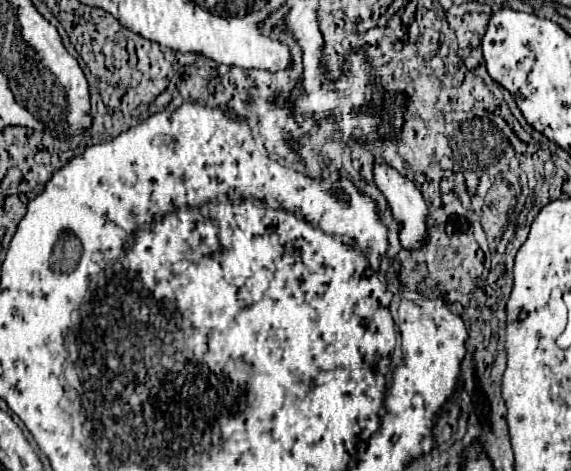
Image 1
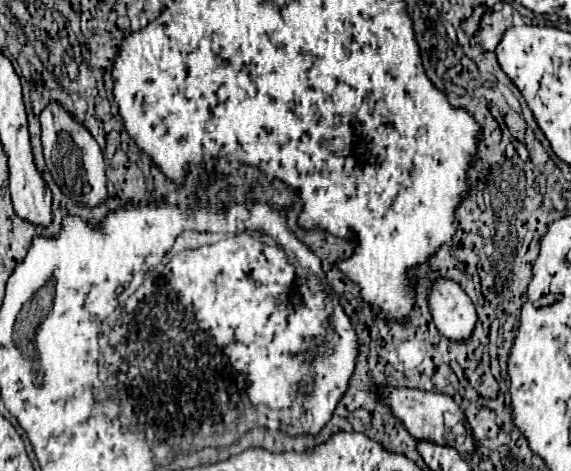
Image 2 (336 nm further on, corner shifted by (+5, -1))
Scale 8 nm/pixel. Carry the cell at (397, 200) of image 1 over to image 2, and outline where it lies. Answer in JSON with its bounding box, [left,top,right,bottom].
[430,280,478,342]

